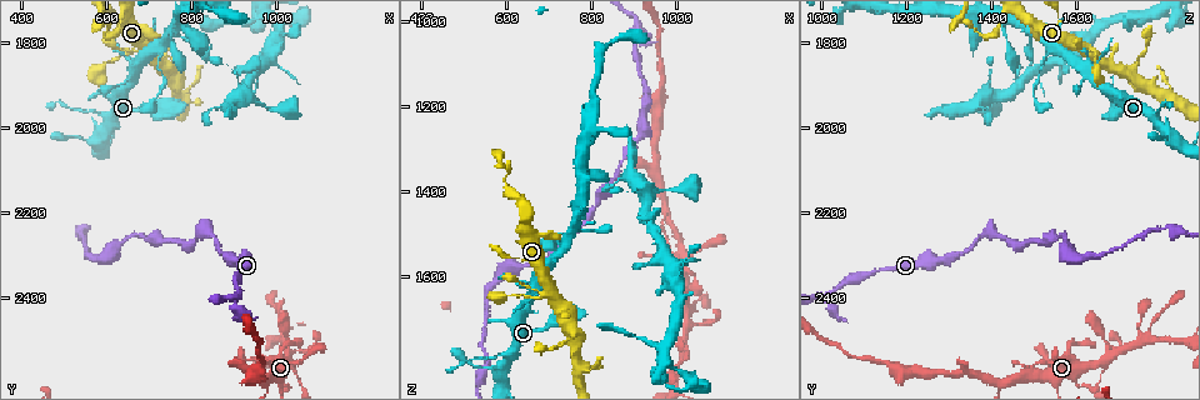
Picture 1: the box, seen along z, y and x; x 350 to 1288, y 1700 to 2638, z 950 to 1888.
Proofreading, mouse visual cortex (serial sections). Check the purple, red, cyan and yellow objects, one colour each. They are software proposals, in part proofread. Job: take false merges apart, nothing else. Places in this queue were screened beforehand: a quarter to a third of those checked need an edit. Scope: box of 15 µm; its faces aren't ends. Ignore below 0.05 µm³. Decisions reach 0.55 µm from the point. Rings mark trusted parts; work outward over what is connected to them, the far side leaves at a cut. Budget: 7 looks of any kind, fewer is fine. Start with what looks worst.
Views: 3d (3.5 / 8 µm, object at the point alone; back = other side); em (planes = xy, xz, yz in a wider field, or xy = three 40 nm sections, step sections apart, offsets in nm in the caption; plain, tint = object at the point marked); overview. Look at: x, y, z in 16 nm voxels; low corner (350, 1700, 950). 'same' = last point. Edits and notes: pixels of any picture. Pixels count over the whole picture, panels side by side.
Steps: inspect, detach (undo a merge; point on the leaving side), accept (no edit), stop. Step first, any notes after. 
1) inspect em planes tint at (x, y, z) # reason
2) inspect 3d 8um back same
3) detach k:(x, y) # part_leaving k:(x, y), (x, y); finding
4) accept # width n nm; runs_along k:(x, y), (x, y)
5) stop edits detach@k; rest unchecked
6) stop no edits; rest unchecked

inspect 3d 3.5um at (1050, 2520, 1710) # sudden change in width

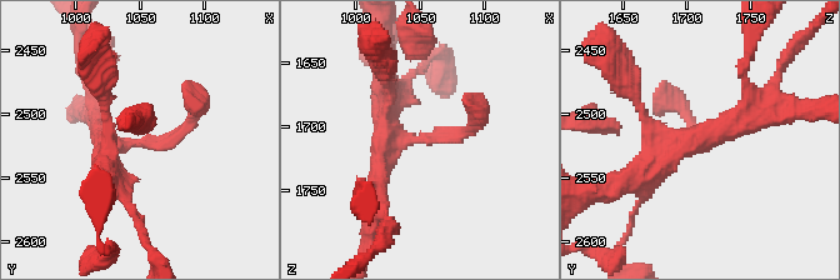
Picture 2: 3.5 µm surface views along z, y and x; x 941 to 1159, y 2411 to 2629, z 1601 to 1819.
inspect em xy step 2 tint at (1052, 2526, 1710)

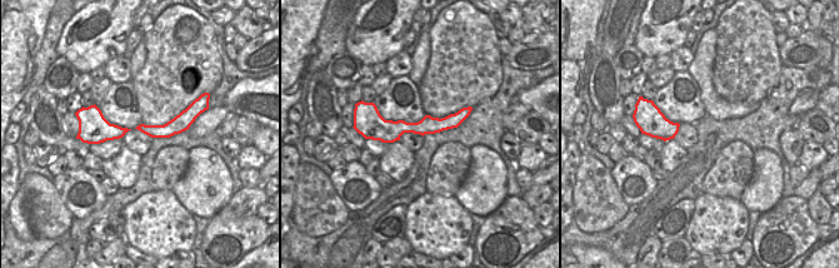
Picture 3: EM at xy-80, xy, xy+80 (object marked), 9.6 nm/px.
inspect em planes tint same # cut it another way

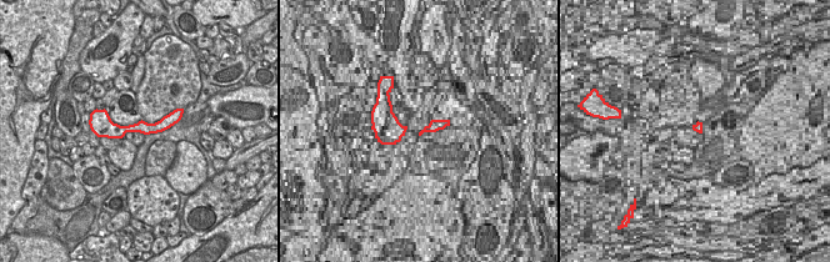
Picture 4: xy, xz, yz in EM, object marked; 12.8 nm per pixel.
accept # runs_along 2:(105, 168), (105, 144), (168, 144), (198, 101); continuous, no second cell

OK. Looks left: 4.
inspect 3d 8um back at (720, 1815, 1550) # three arms meet

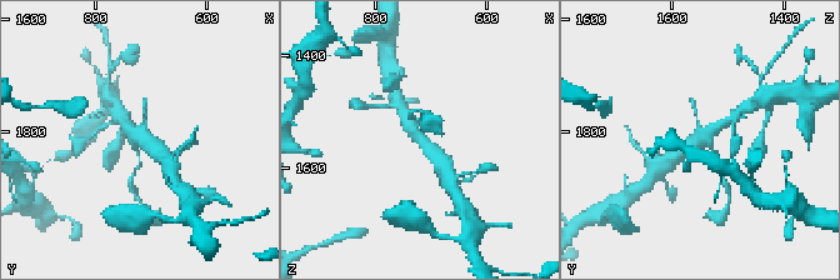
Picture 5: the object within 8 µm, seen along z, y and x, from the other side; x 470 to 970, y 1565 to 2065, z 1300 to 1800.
inspect 3d 3.5um at (720, 1815, 1545) # zoom in

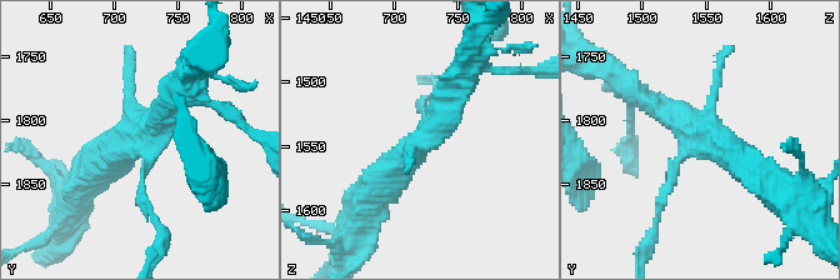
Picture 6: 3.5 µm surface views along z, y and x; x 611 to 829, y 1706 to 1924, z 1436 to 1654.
inspect em xy step 1 tint at (722, 1812, 1544) # shape alone is not enough

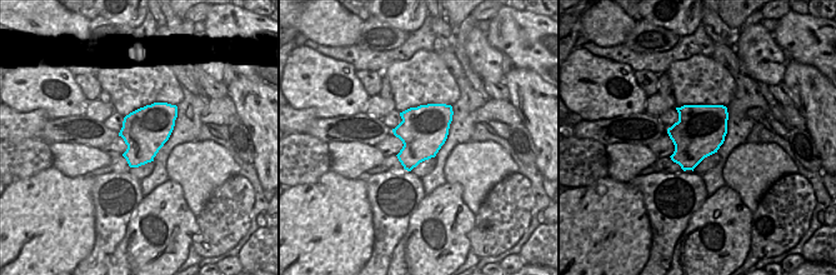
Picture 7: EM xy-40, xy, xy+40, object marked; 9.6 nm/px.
detach 6:(154, 219) # width 460 nm; part_leaving 6:(144, 179), (140, 198), (163, 233), (155, 259); a second cell is stuck on

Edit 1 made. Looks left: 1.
stop edits detach@6; rest unchecked

